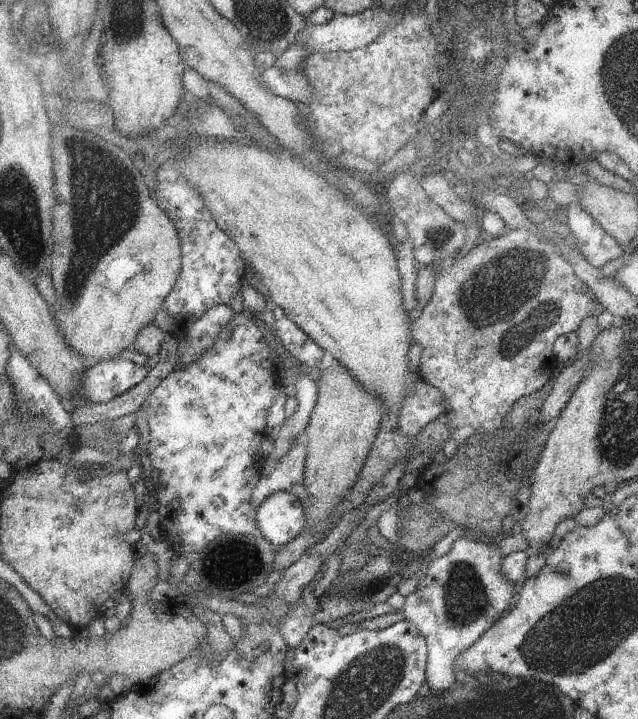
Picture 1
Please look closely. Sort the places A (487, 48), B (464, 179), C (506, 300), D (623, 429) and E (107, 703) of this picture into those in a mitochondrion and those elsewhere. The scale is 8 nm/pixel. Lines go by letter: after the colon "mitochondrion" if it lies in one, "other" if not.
A: mitochondrion
B: other
C: mitochondrion
D: mitochondrion
E: other

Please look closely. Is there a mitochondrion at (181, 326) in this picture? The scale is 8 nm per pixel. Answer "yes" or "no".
no

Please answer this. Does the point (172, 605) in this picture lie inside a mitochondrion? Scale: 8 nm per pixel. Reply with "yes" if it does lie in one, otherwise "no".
no

